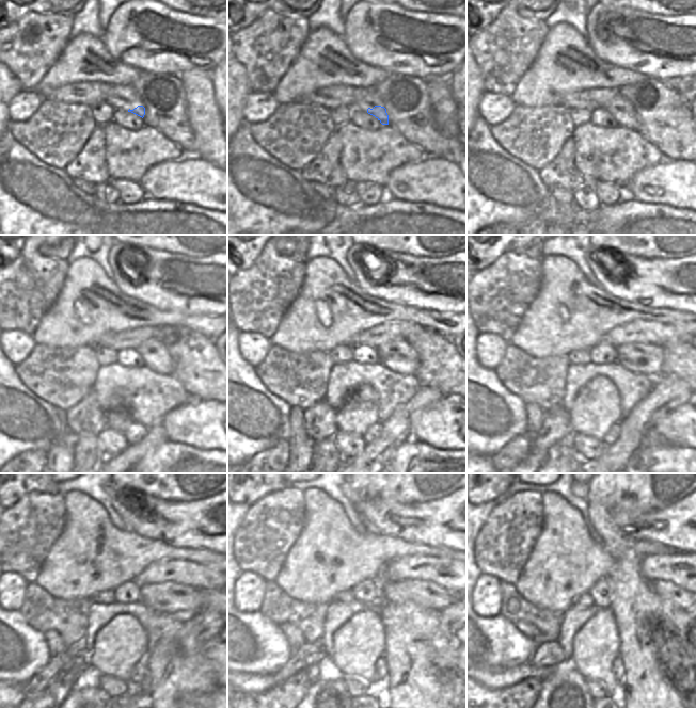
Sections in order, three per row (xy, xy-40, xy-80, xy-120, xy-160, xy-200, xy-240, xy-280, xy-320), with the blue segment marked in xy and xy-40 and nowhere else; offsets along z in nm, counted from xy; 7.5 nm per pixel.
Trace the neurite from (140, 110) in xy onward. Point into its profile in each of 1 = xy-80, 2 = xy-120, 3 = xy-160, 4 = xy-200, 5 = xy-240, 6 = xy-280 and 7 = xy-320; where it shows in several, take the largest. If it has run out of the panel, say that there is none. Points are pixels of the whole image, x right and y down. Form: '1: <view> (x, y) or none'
1: xy-80 (627, 117)
2: xy-120 (155, 355)
3: xy-160 (397, 355)
4: xy-200 (647, 359)
5: xy-240 (173, 598)
6: xy-280 (427, 594)
7: xy-320 (680, 597)

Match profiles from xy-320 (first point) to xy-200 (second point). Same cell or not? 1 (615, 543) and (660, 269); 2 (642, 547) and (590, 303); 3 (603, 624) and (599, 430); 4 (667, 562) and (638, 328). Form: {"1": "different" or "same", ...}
{"1": "different", "2": "same", "3": "same", "4": "same"}

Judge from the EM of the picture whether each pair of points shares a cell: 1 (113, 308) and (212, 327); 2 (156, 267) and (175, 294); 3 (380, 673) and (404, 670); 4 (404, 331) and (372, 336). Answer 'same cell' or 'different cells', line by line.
1: same cell
2: same cell
3: different cells
4: same cell

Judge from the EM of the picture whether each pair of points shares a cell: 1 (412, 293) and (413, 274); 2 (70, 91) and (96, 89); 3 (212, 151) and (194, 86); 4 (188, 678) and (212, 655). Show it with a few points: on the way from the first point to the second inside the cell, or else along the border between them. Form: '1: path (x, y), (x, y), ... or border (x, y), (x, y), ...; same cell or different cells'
1: path (412, 289), (413, 278); same cell
2: path (77, 92), (90, 92); same cell
3: path (209, 135), (201, 102); same cell
4: border (200, 649), (200, 653), (210, 663), (216, 680); different cells

